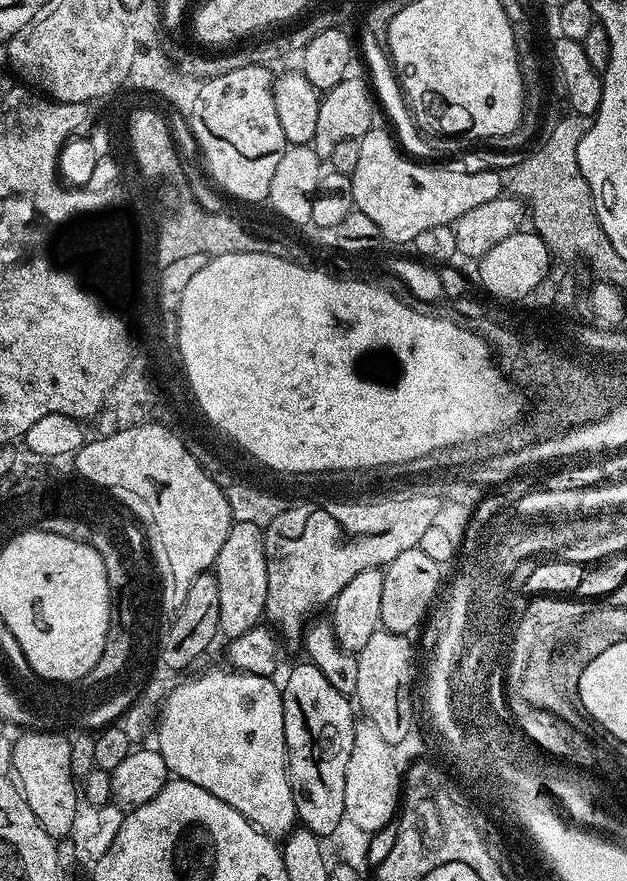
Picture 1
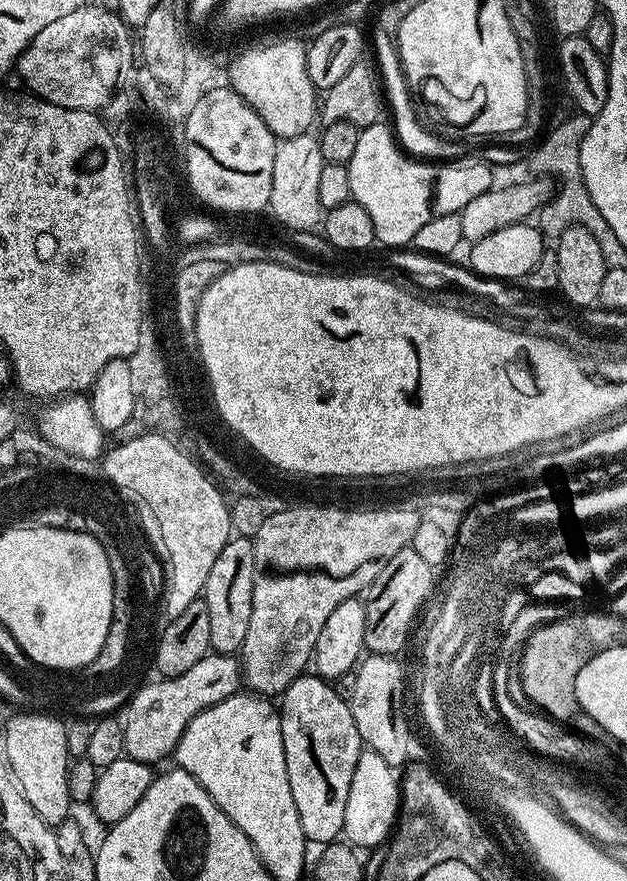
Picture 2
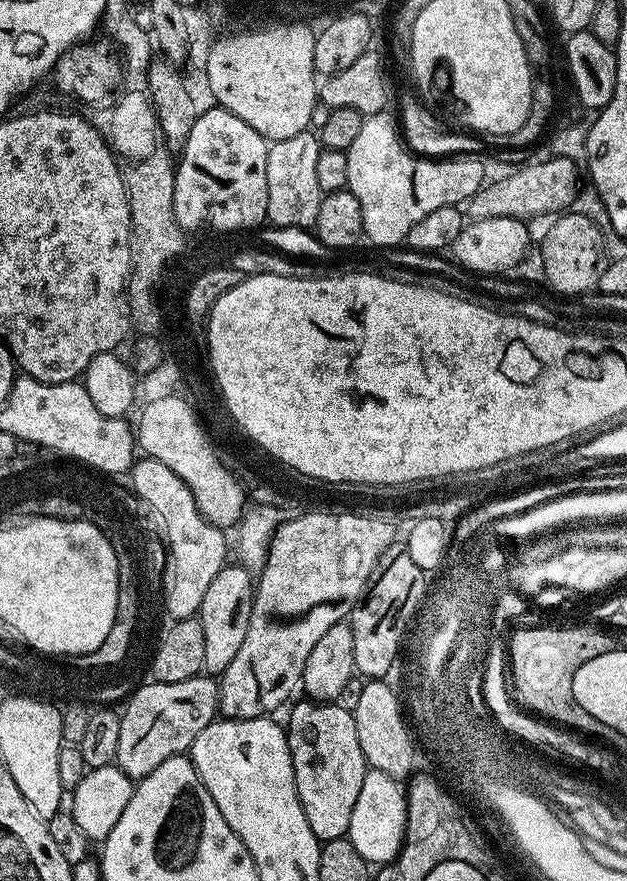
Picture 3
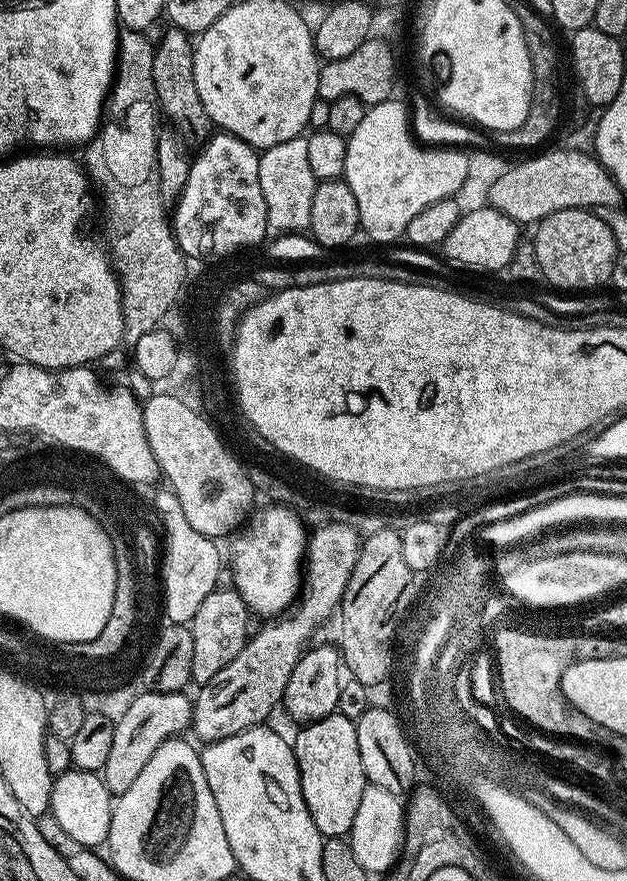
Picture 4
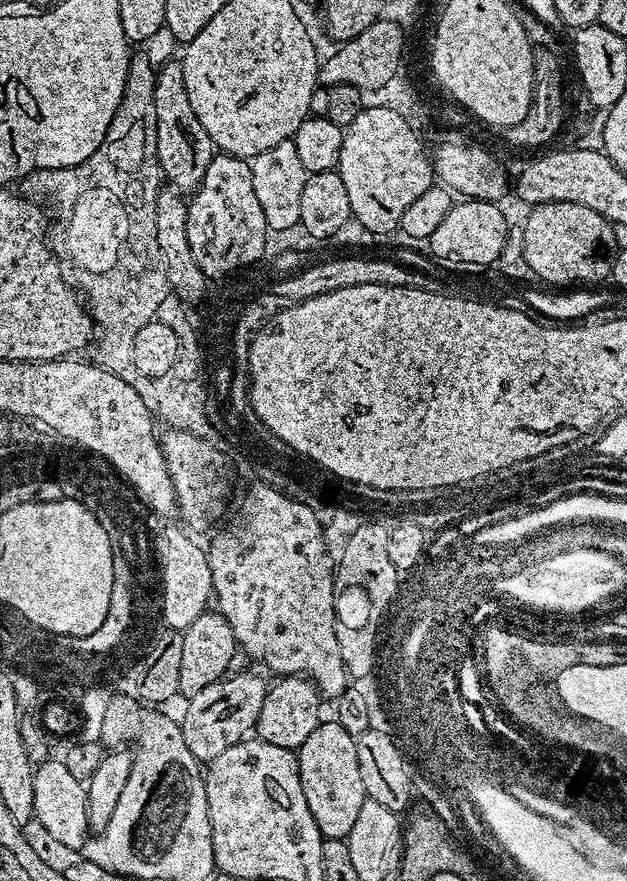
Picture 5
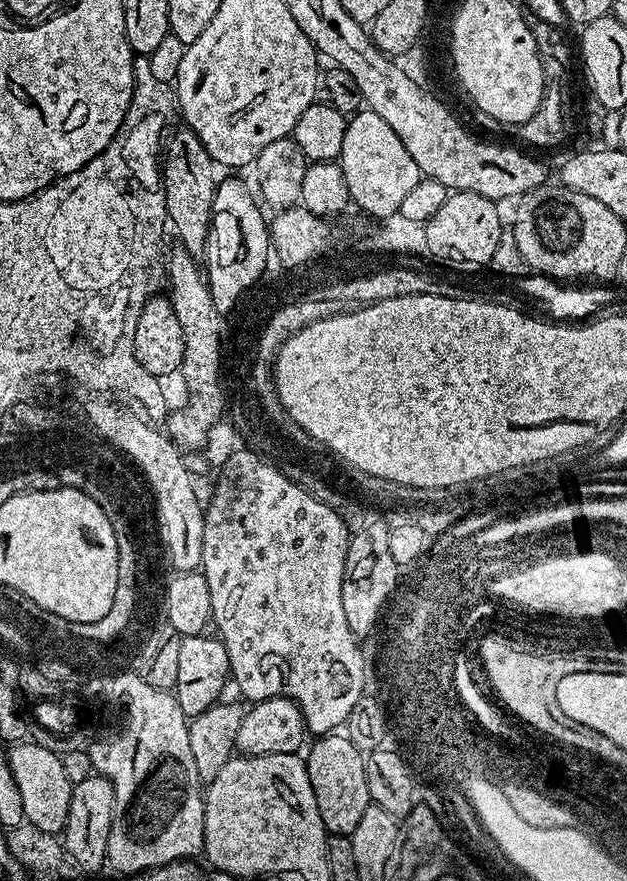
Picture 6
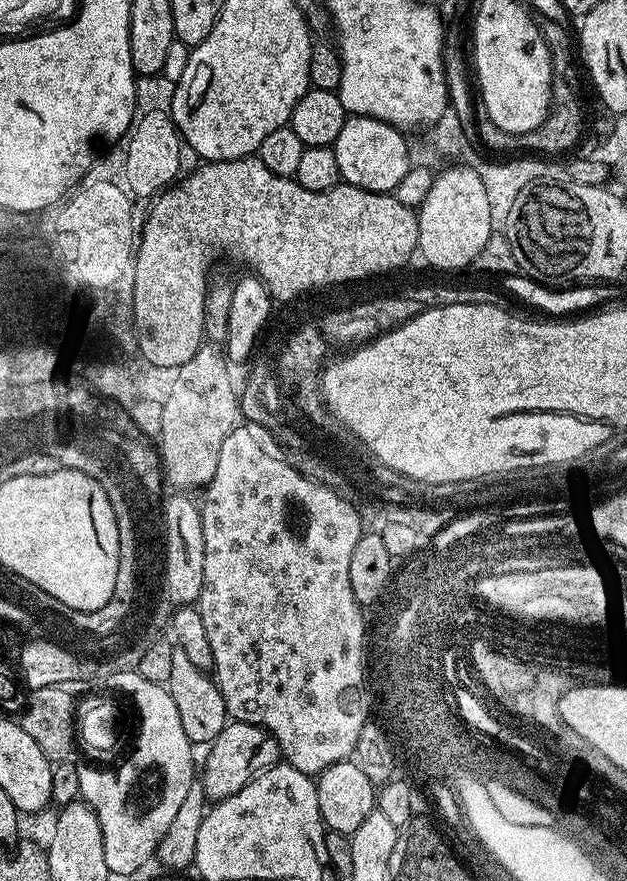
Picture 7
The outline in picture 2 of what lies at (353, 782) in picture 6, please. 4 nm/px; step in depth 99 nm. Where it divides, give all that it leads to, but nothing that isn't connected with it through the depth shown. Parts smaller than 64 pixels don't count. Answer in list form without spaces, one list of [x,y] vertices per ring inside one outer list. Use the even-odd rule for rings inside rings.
[[[302,674],[279,697],[278,711],[290,794],[294,794],[294,806],[298,806],[304,839],[311,843],[313,840],[316,846],[339,841],[346,822],[346,798],[350,798],[354,766],[358,766],[362,751],[352,705],[338,698],[329,681],[315,674]]]

